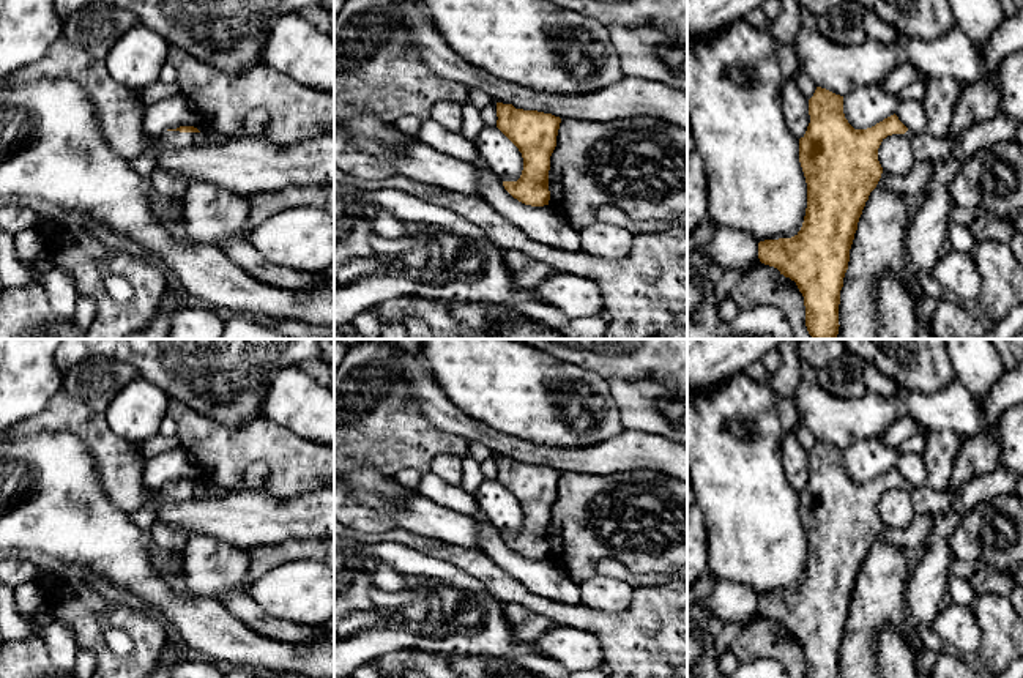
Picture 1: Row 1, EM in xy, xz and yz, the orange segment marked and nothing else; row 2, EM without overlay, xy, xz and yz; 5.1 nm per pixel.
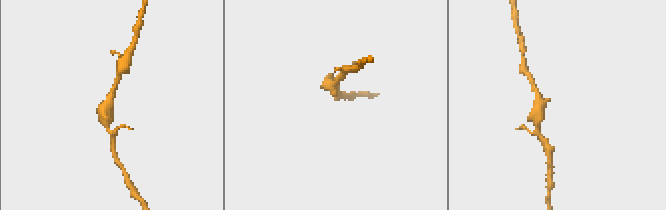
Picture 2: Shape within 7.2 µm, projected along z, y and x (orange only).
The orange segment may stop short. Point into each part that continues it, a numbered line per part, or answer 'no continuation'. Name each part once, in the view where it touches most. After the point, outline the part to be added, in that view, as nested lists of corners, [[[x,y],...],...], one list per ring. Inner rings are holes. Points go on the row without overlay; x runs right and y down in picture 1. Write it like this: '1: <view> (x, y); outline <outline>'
1: xy (172, 492); outline [[[164,484],[159,494],[167,501],[184,501],[200,492],[200,486]]]

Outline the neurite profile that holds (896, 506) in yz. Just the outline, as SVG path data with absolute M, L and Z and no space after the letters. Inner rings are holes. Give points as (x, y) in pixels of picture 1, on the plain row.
M892 487L883 492L878 501L878 514L883 525L892 528L906 528L916 517L914 501L903 487Z

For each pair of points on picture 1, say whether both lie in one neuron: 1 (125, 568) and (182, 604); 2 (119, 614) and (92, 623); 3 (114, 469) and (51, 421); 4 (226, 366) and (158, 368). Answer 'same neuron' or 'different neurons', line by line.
1: same neuron
2: same neuron
3: same neuron
4: same neuron

